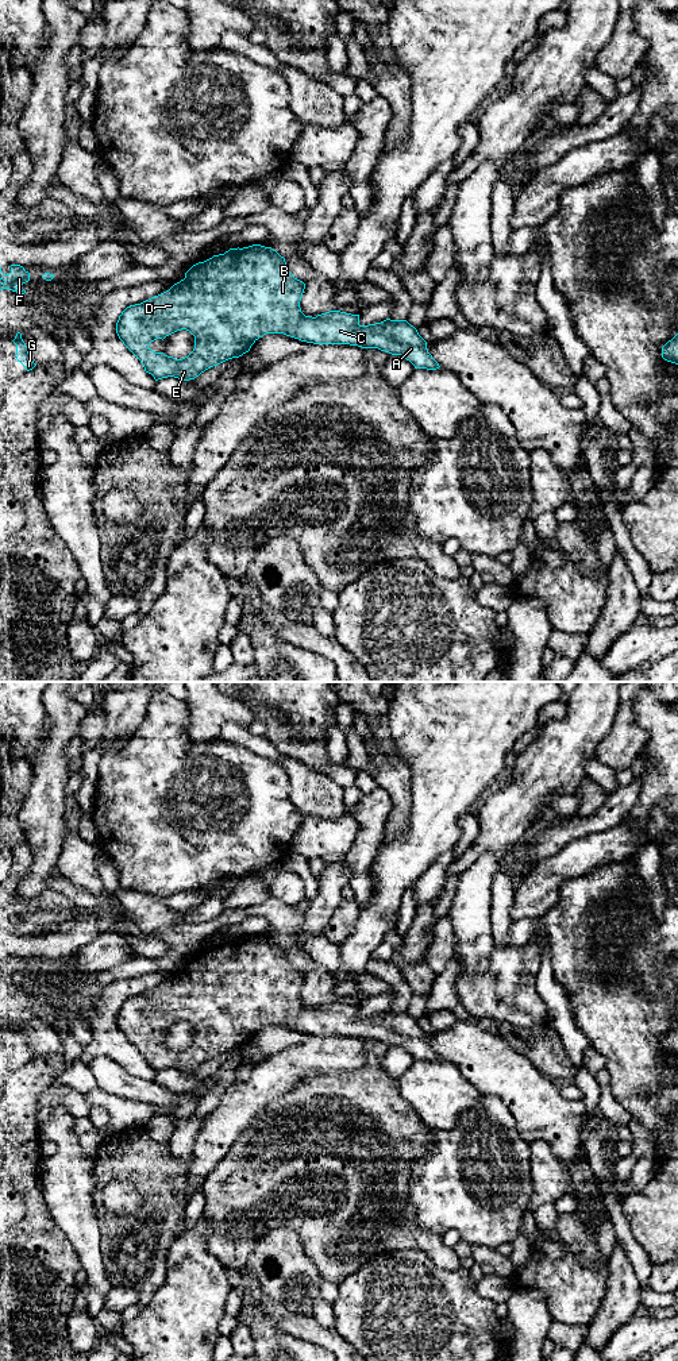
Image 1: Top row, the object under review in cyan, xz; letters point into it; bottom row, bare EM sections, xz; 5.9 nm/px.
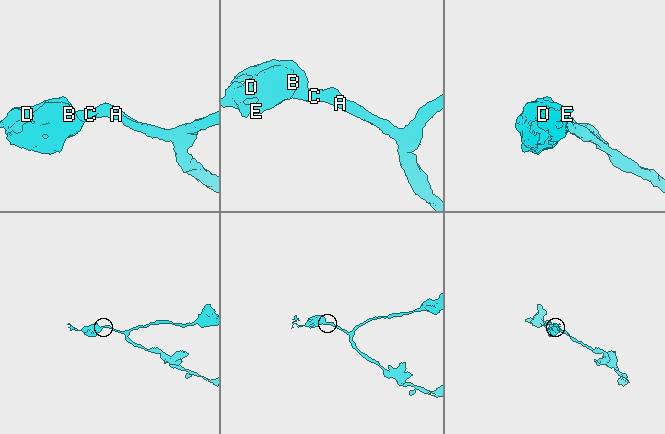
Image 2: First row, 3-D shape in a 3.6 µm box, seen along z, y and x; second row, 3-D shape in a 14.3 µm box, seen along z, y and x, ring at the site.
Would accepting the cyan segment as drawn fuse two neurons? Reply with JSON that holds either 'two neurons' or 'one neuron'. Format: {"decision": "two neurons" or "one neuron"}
{"decision": "one neuron"}

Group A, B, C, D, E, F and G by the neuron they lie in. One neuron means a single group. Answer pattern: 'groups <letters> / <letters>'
groups A B C D E F G

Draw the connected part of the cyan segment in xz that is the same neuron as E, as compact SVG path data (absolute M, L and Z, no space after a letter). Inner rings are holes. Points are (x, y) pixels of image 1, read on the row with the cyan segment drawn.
M253 244L230 248L224 254L193 265L185 273L185 278L169 290L127 306L119 316L116 333L155 381L167 377L182 381L194 379L205 370L249 352L251 346L266 333L284 333L313 344L378 348L392 355L401 355L415 369L440 367L428 352L427 342L407 320L386 319L381 323L361 325L359 315L340 311L330 311L316 317L305 316L300 308L304 289L305 284L293 277L285 258L271 247ZM181 329L194 336L194 348L188 356L176 359L149 347L151 342L163 340Z

